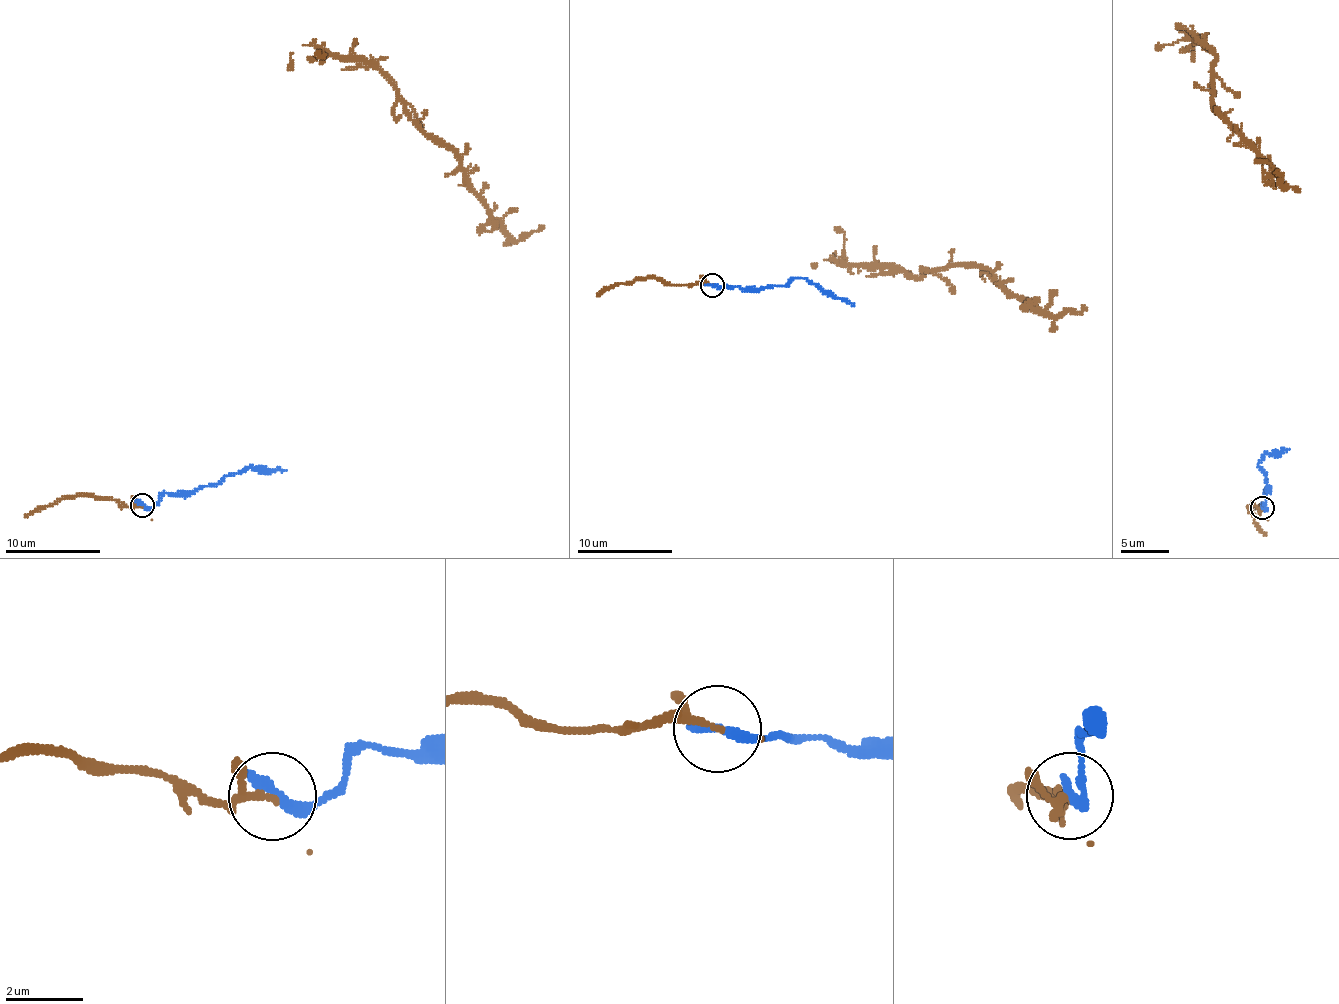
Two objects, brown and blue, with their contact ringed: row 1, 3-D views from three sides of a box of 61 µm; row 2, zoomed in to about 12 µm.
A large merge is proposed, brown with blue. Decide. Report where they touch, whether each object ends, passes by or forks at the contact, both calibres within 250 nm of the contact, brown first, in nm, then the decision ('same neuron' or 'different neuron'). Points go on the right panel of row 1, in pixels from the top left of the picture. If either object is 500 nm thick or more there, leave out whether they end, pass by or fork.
place (1262, 507); brown passes by; blue ends; calibres 130 and 320 nm; different neuron

